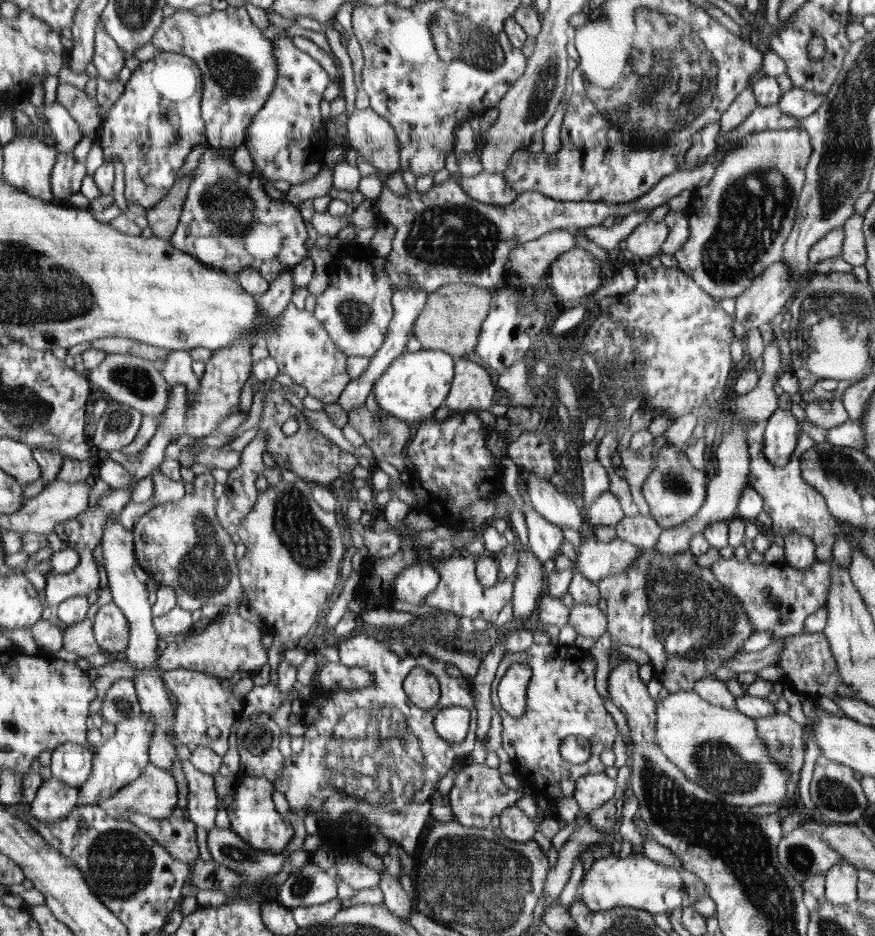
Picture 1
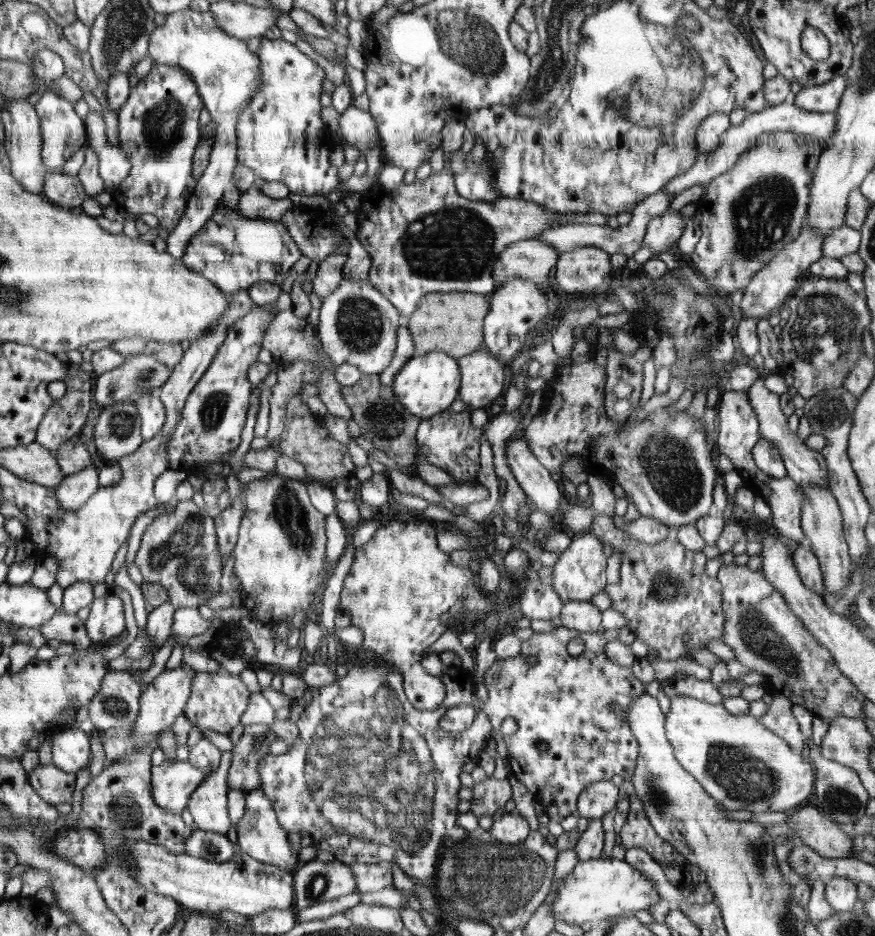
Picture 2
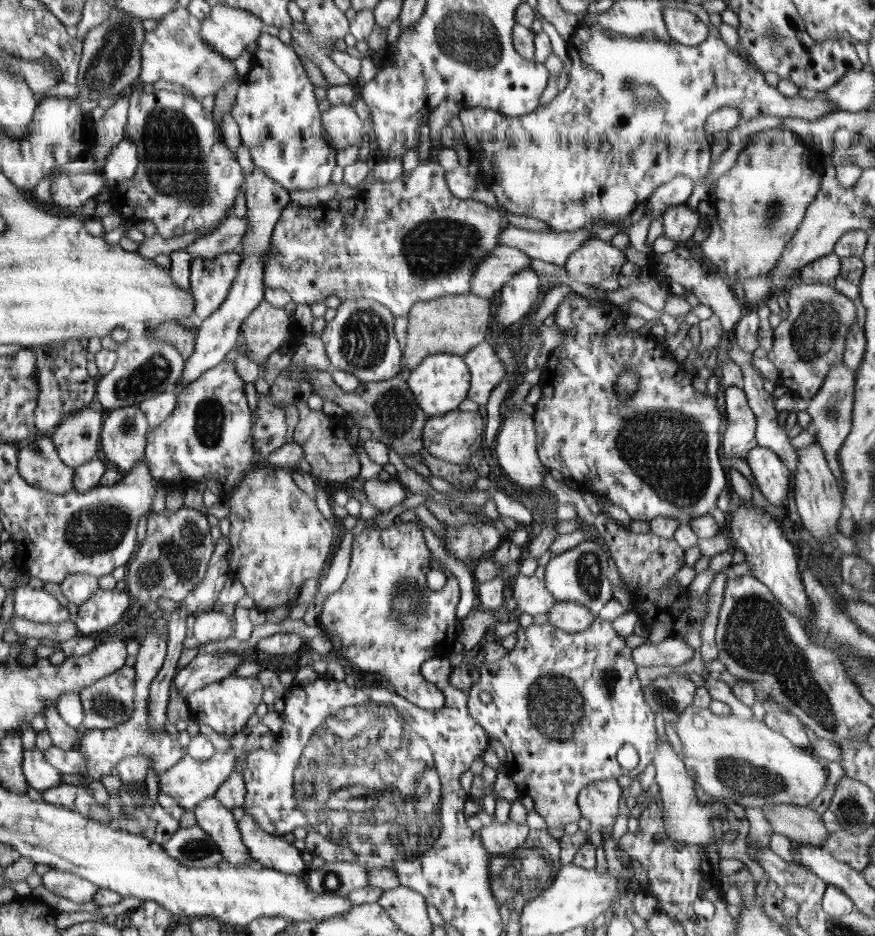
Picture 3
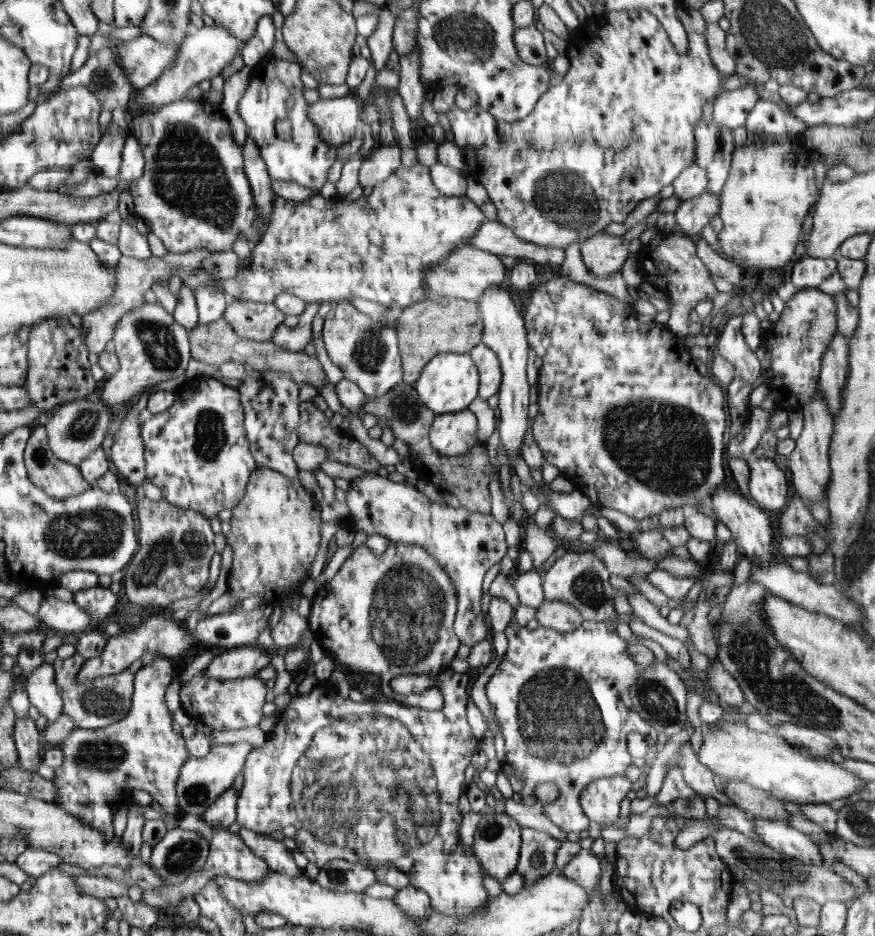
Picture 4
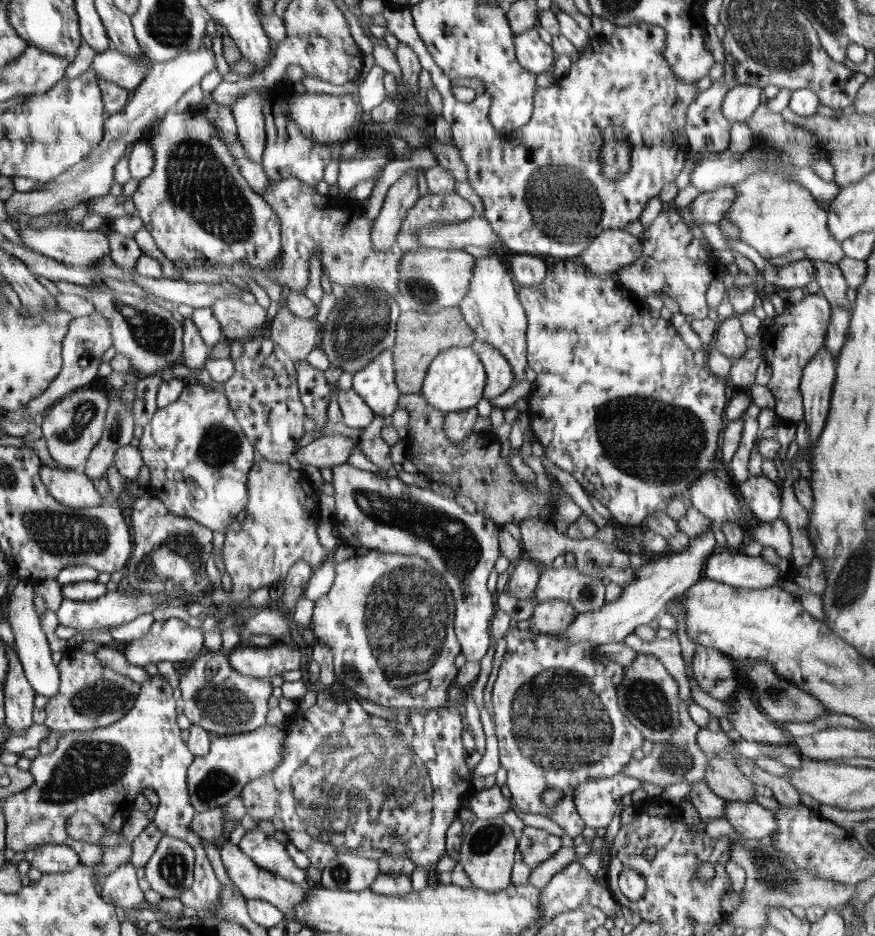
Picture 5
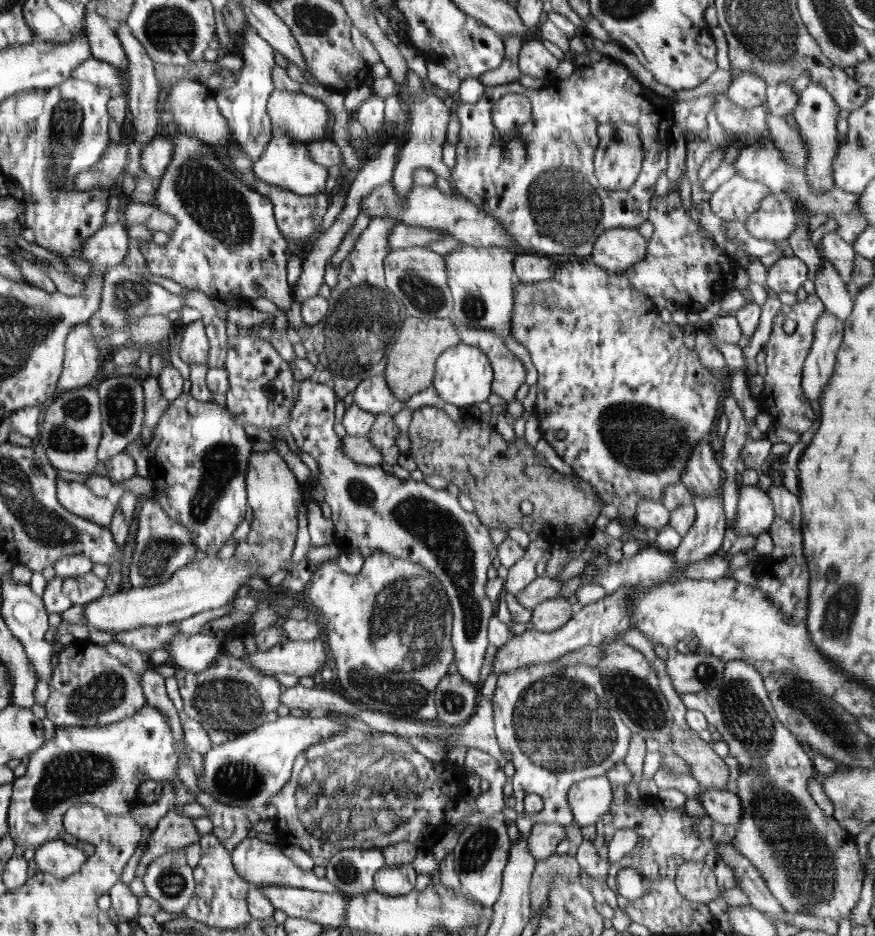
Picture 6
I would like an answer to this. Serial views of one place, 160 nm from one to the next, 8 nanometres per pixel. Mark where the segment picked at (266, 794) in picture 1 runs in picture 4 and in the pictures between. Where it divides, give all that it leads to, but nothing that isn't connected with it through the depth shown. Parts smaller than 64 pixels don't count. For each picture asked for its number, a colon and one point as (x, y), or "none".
2: (260, 836)
3: (271, 851)
4: (278, 858)

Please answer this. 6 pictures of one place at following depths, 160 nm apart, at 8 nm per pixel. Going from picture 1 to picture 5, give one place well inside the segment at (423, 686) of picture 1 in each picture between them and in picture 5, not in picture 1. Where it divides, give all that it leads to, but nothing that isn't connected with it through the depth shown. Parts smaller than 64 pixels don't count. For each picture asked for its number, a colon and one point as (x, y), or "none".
2: (400, 583)
3: (390, 623)
4: (391, 614)
5: (388, 619)

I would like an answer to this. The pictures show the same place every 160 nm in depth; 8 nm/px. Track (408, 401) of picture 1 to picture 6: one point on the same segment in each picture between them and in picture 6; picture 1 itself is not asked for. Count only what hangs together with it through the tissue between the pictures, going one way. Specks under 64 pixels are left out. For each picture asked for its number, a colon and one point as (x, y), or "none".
2: (427, 385)
3: (440, 384)
4: (450, 383)
5: (455, 381)
6: (464, 376)

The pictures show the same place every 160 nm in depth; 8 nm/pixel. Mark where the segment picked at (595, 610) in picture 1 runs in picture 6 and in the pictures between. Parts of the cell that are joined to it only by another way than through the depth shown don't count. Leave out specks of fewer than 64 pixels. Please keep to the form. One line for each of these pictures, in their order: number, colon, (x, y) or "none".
2: (583, 616)
3: (569, 616)
4: (562, 617)
5: (551, 617)
6: (551, 614)

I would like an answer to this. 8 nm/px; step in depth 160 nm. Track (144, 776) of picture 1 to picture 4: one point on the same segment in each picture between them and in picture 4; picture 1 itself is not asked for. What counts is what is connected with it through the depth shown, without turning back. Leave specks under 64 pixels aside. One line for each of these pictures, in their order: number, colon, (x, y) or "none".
2: (172, 783)
3: (190, 782)
4: (202, 781)

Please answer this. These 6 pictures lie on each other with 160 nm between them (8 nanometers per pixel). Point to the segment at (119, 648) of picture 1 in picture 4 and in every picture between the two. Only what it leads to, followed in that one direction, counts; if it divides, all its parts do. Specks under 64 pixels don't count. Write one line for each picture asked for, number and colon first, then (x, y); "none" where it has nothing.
2: (106, 619)
3: (105, 608)
4: (98, 602)

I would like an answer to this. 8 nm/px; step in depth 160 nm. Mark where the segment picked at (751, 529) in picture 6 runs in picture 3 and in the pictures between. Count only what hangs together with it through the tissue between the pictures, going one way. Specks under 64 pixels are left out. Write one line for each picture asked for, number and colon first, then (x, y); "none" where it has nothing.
3: (772, 477)
4: (768, 487)
5: (763, 495)

